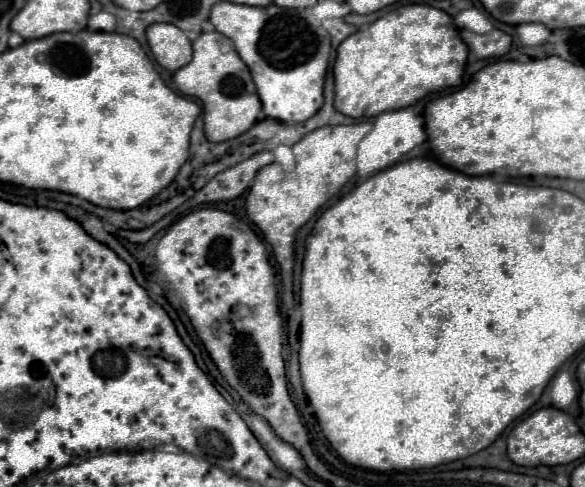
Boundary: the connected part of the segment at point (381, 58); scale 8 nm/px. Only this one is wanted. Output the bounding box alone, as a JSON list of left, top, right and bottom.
[333,2,467,118]

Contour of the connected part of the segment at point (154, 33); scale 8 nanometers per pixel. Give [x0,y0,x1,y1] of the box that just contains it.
[147,24,191,72]

